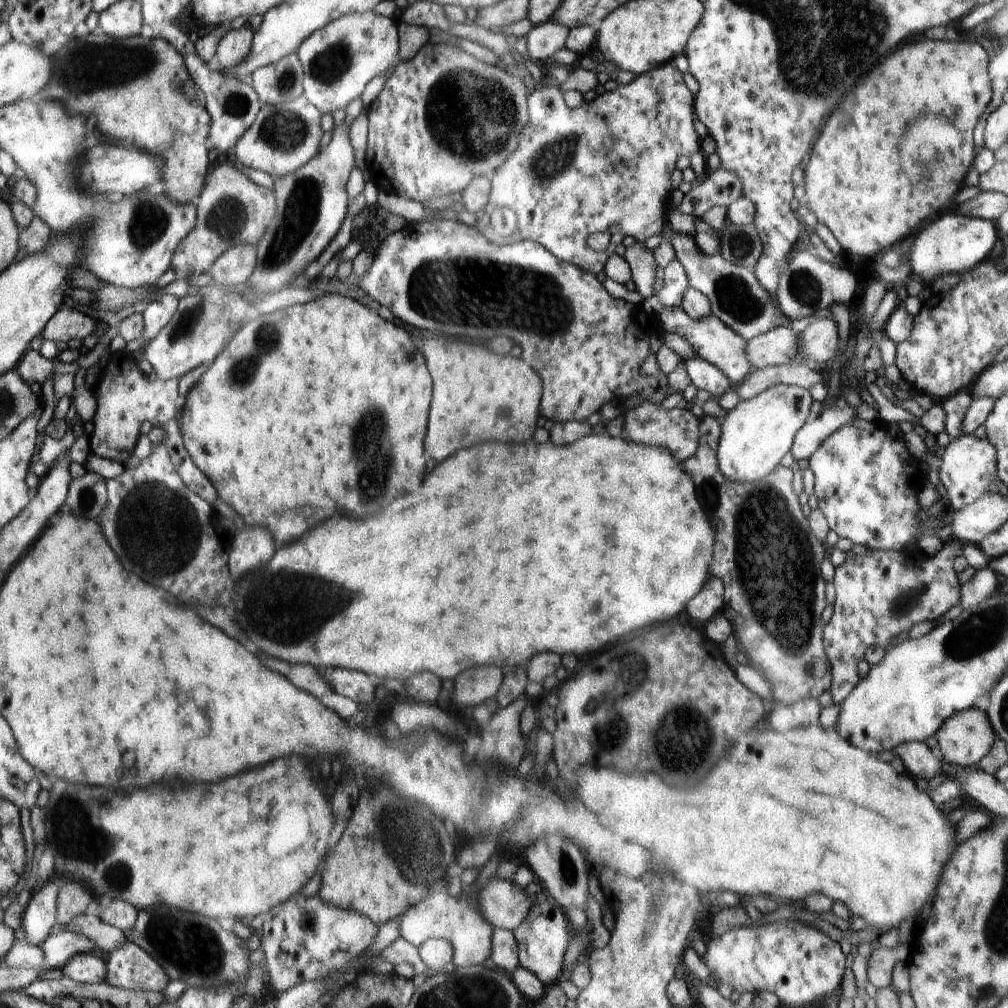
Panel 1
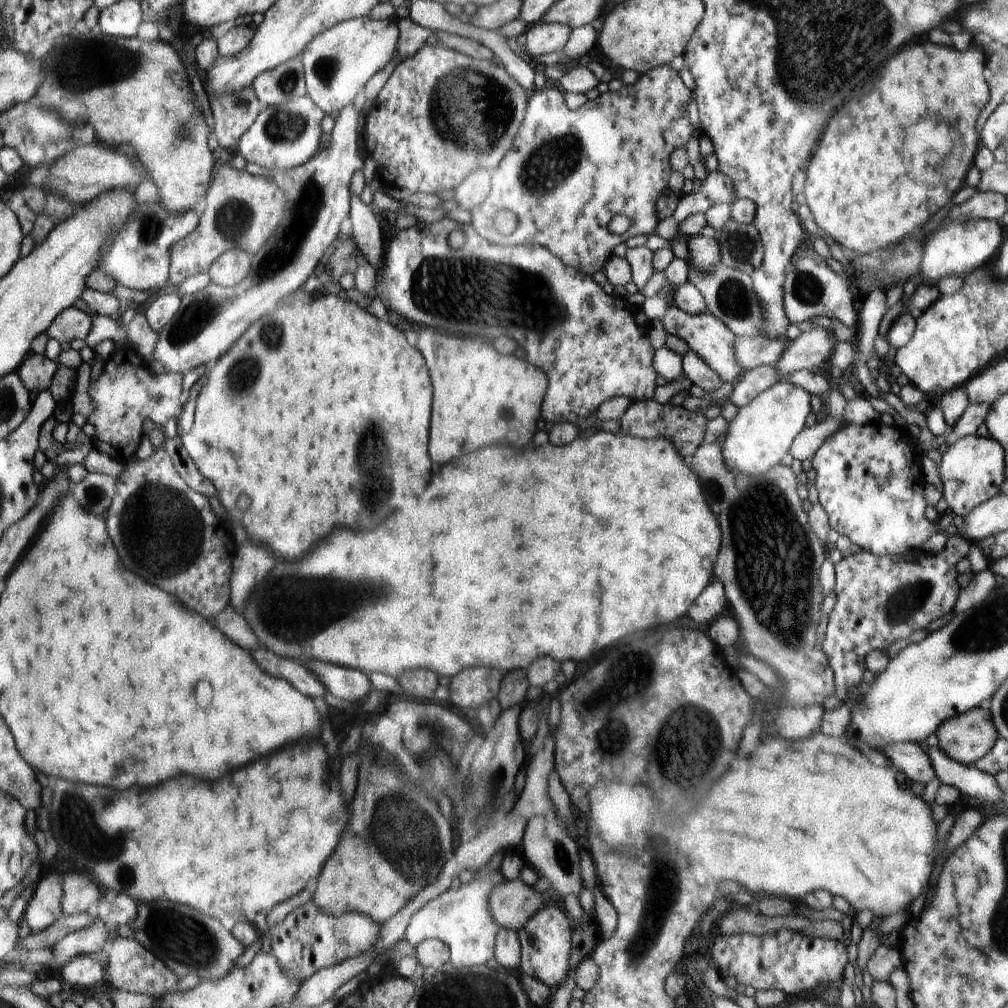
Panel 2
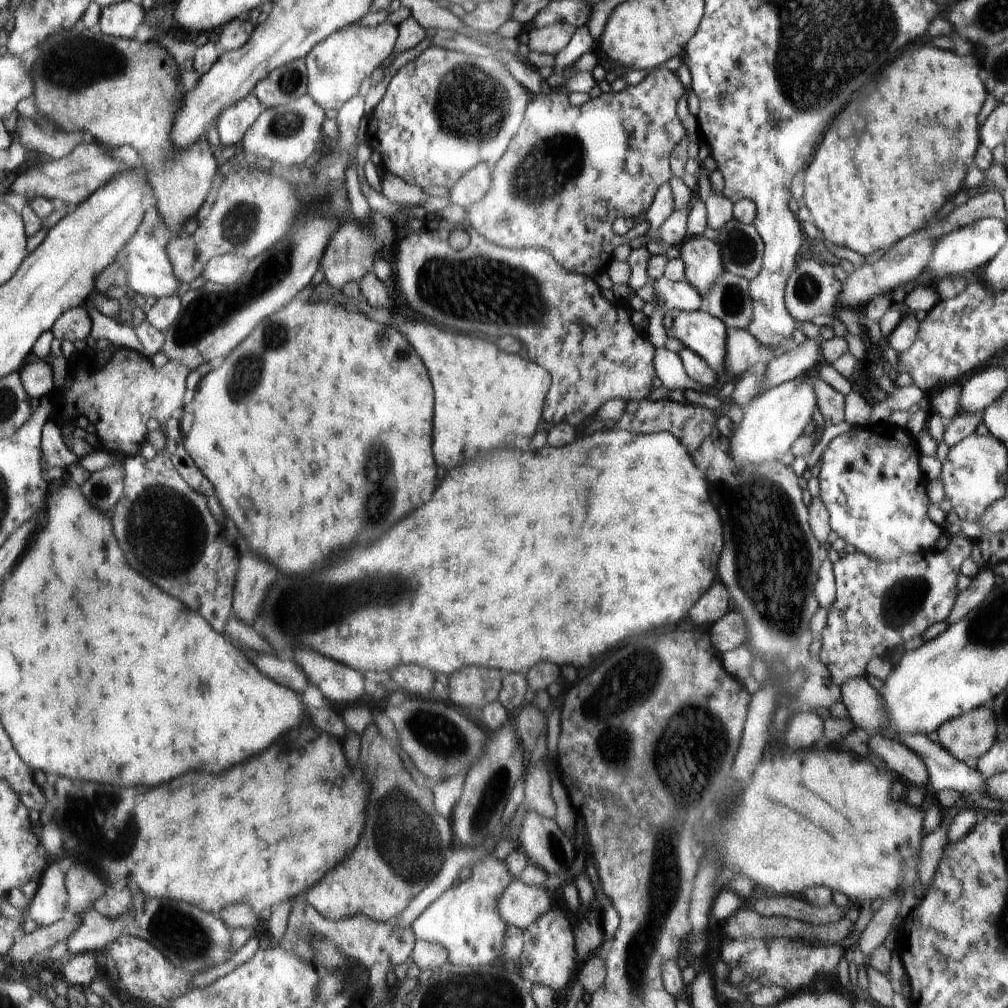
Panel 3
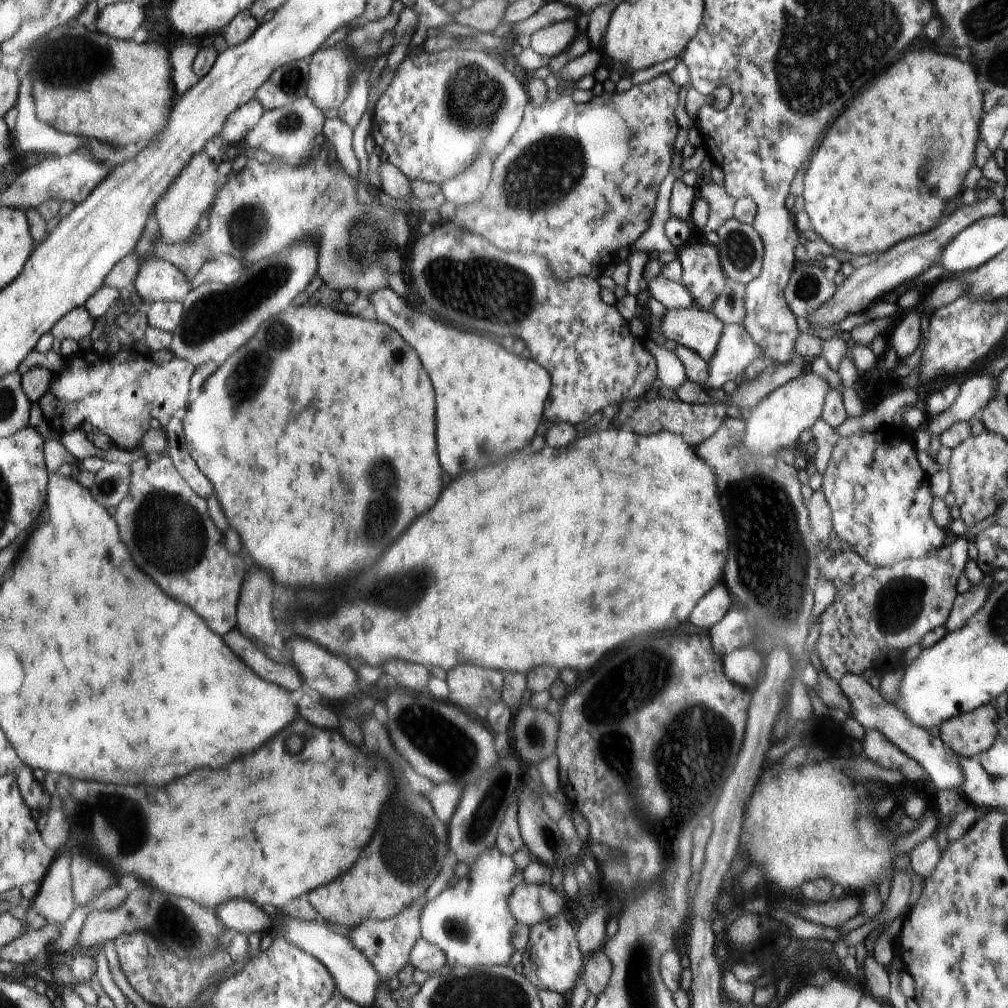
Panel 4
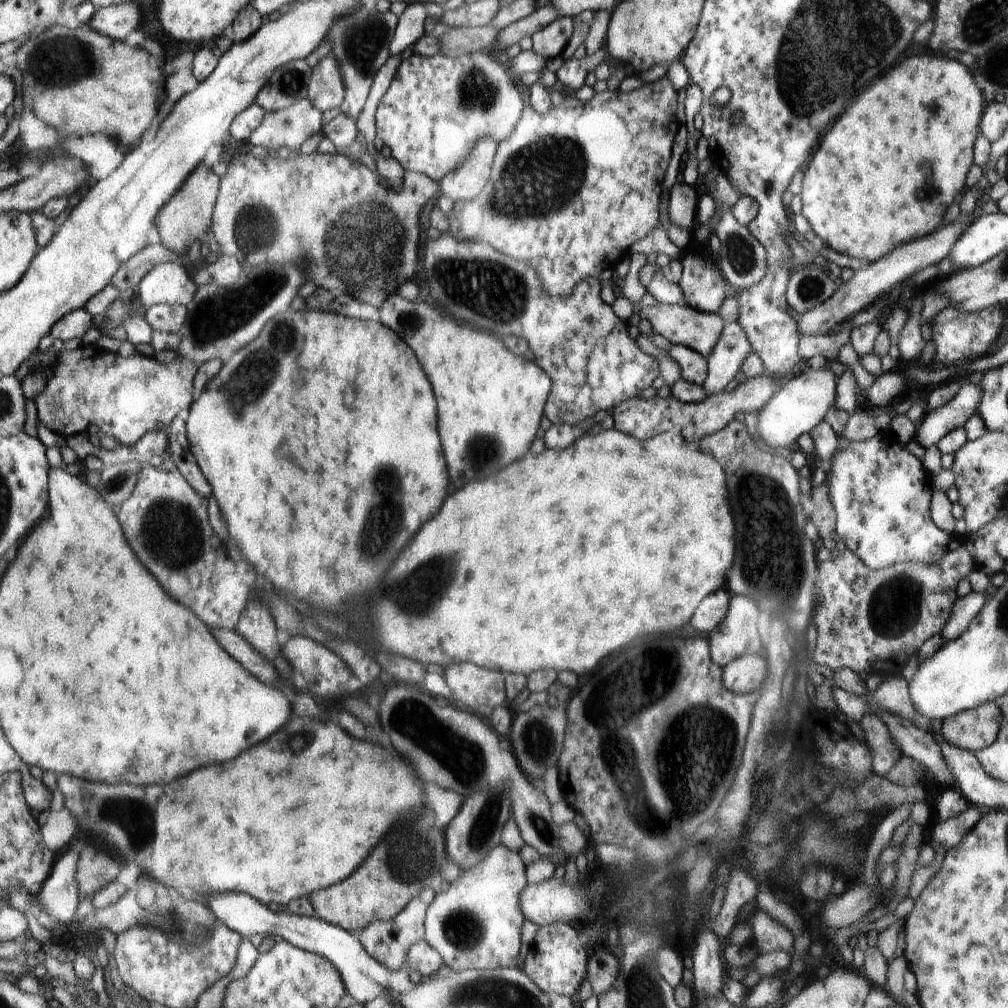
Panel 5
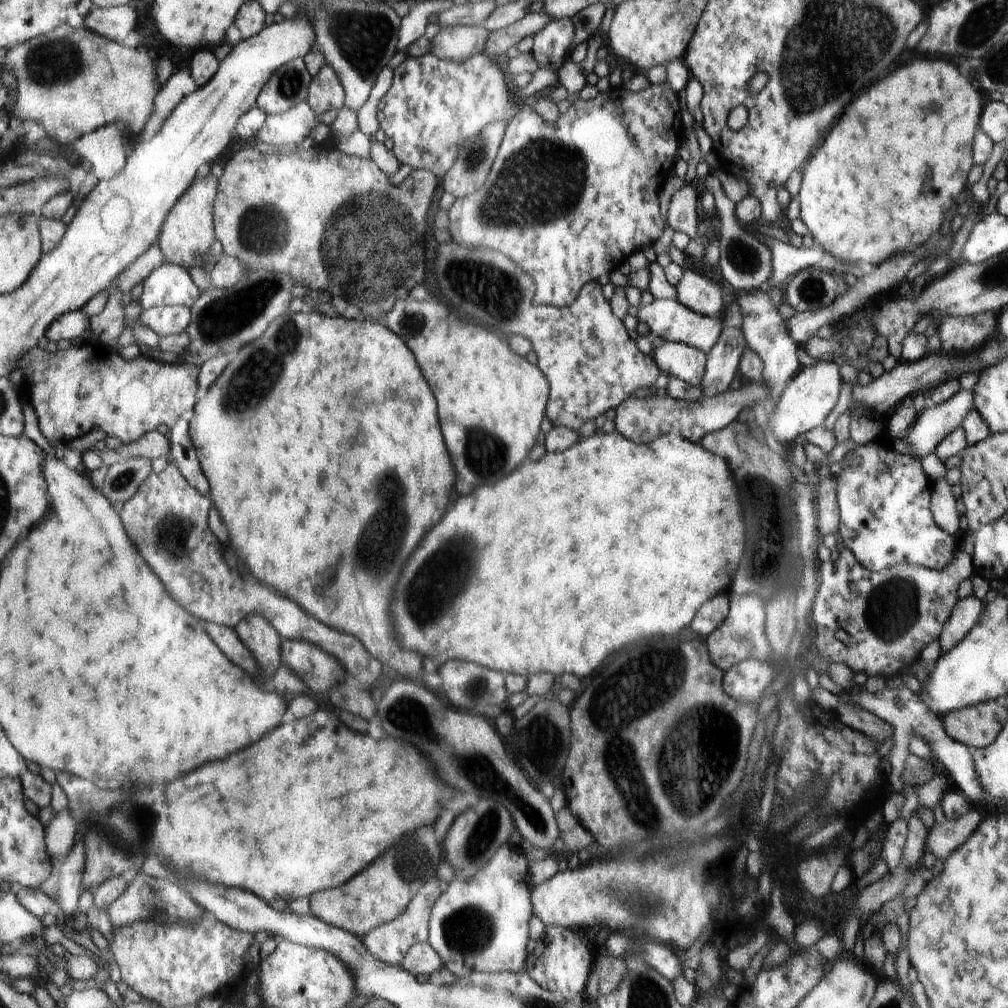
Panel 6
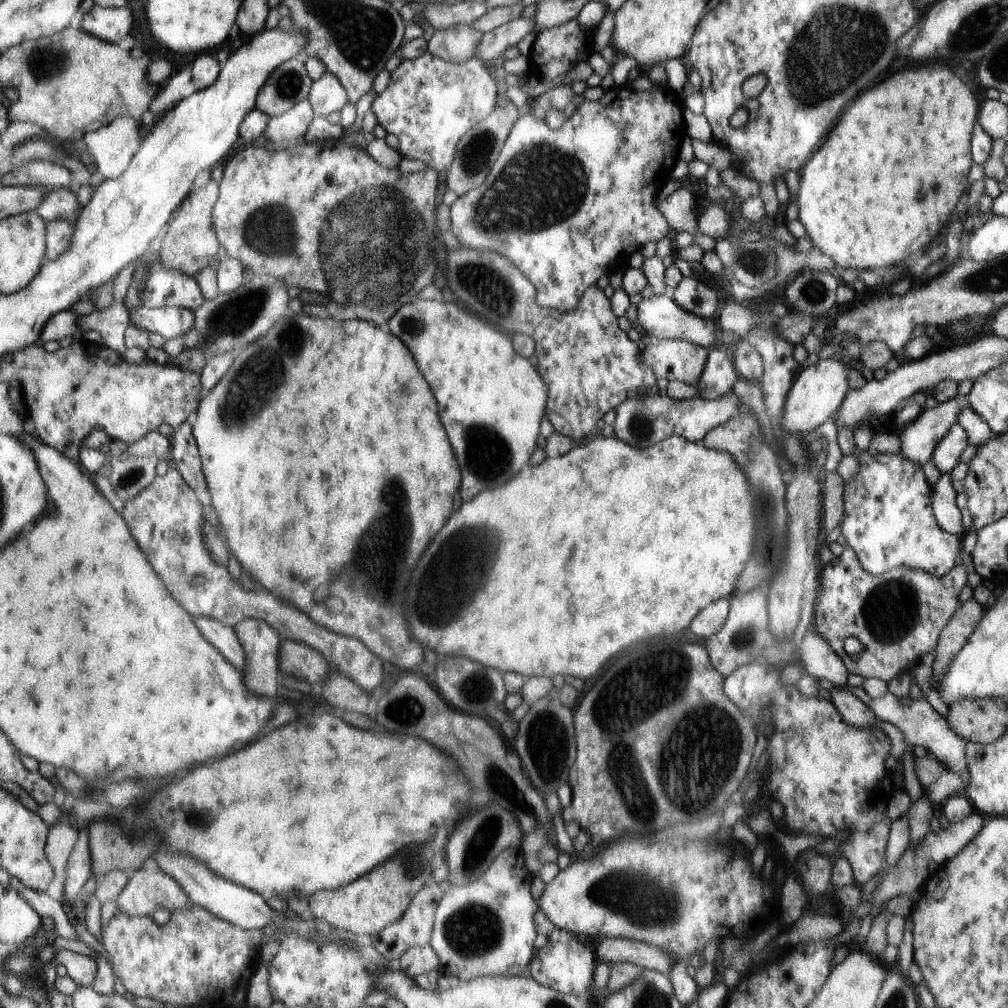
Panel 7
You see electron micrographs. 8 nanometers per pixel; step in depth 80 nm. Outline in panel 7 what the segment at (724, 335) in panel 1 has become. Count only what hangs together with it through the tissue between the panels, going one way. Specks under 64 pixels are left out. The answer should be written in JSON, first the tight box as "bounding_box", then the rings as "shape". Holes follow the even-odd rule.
{"bounding_box":[637,295,716,348],"shape":[[[654,295],[642,298],[637,306],[637,319],[643,333],[652,334],[659,339],[678,339],[710,348],[716,343],[716,326],[712,320],[697,317],[687,310],[680,308],[676,301],[666,295]]]}

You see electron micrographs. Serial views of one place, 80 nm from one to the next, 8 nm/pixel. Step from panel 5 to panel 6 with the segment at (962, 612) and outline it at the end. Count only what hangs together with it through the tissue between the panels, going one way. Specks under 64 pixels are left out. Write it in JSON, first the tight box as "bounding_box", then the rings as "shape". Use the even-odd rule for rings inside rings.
{"bounding_box":[938,594,986,654],"shape":[[[973,594],[965,599],[959,599],[953,608],[952,614],[943,624],[938,638],[941,654],[952,650],[977,623],[986,603],[978,600]]]}

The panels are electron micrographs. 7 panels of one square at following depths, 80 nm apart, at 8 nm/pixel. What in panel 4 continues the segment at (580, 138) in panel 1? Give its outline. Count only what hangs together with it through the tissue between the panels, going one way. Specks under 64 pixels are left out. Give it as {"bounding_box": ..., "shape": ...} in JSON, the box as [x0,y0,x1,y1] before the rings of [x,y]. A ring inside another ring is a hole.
{"bounding_box":[451,73,678,281],"shape":[[[662,73],[647,83],[634,85],[628,92],[614,91],[609,93],[604,91],[585,103],[575,103],[570,94],[559,94],[556,100],[547,99],[541,107],[532,105],[530,108],[528,106],[514,138],[494,156],[491,179],[484,194],[477,201],[456,207],[454,219],[451,222],[461,229],[470,230],[472,234],[478,234],[478,236],[484,236],[486,240],[492,240],[492,244],[496,244],[496,248],[504,248],[504,252],[510,250],[510,252],[544,256],[550,262],[550,268],[556,270],[554,276],[557,281],[567,281],[575,276],[591,276],[598,279],[602,274],[606,274],[608,256],[618,252],[620,248],[626,249],[626,246],[630,246],[636,238],[640,238],[650,226],[660,182],[666,178],[666,174],[670,170],[674,140],[678,134],[678,122],[674,116],[676,100],[678,100],[678,85],[674,84],[669,73]]]}

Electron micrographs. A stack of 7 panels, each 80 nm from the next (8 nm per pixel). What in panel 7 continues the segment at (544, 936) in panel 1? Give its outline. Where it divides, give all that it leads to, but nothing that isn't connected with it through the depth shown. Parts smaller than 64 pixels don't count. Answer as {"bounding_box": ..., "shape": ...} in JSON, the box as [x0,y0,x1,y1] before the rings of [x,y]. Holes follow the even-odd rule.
{"bounding_box":[529,928,594,1000],"shape":[[[556,928],[553,933],[550,933],[548,942],[535,951],[529,974],[541,985],[546,985],[548,988],[556,989],[564,994],[577,996],[580,1000],[586,999],[588,998],[586,992],[588,992],[588,988],[592,984],[592,976],[594,976],[594,956],[586,946],[582,946],[574,938],[573,934]]]}

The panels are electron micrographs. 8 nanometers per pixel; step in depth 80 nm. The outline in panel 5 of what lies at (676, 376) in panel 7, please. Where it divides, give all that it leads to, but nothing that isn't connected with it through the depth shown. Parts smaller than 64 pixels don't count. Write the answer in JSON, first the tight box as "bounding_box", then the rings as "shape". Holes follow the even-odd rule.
{"bounding_box":[663,345,706,384],"shape":[[[671,345],[663,353],[668,360],[678,365],[680,376],[694,384],[706,383],[706,358],[686,345]]]}

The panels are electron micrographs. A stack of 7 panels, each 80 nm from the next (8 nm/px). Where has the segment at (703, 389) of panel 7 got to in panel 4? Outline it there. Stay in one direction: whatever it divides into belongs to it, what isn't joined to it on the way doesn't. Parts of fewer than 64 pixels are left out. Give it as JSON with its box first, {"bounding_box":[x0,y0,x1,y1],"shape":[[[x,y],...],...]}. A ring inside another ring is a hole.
{"bounding_box":[706,324,762,390],"shape":[[[739,324],[724,325],[716,356],[709,360],[710,376],[706,390],[722,388],[728,380],[740,381],[746,367],[762,355],[762,349]]]}

